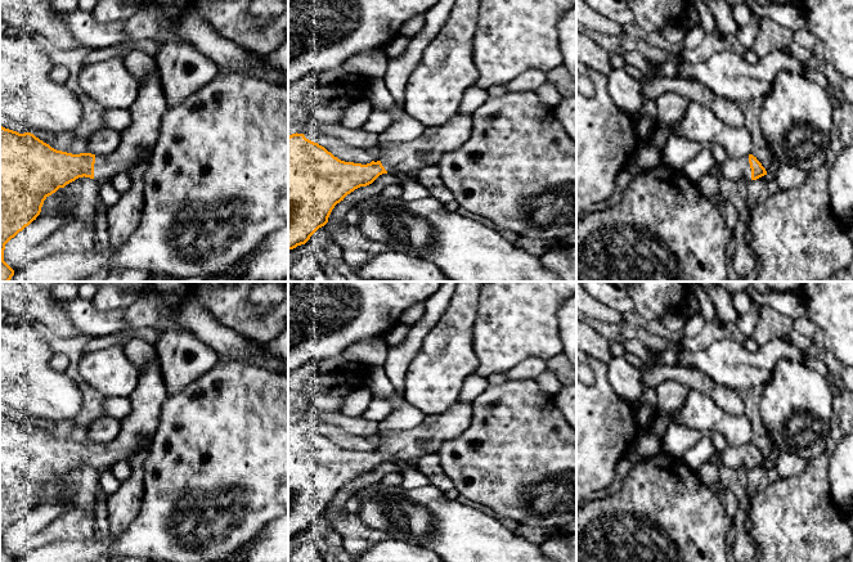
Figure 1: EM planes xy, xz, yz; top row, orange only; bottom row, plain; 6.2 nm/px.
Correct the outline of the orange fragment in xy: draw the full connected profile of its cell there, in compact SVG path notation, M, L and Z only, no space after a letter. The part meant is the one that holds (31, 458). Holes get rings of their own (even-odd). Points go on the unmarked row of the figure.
M154 356L144 364L139 373L139 383L129 396L131 412L120 421L118 435L107 444L57 439L31 421L19 422L0 413L0 562L14 562L4 549L5 532L36 508L49 484L84 464L96 471L112 468L115 463L130 460L136 451L149 445L160 424L167 396L160 360Z

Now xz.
M455 403L446 412L426 415L414 428L408 431L382 431L381 446L362 453L345 450L335 445L324 435L305 426L304 422L288 424L288 539L305 532L310 525L328 511L337 491L360 475L372 472L382 462L409 462L437 454L440 446L463 433L471 424L472 405Z

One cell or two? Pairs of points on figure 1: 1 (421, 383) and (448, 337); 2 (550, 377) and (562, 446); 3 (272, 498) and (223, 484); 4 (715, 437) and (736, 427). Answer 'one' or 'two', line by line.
1: one
2: two
3: one
4: two

